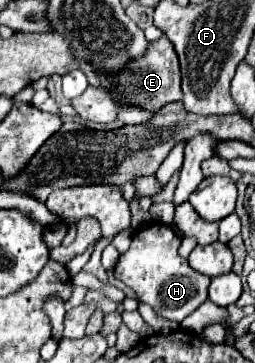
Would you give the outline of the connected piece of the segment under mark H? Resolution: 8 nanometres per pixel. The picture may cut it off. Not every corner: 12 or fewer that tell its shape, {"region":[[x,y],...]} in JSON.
{"region":[[154,222],[134,234],[114,276],[180,324],[210,278],[178,256],[180,236]]}

